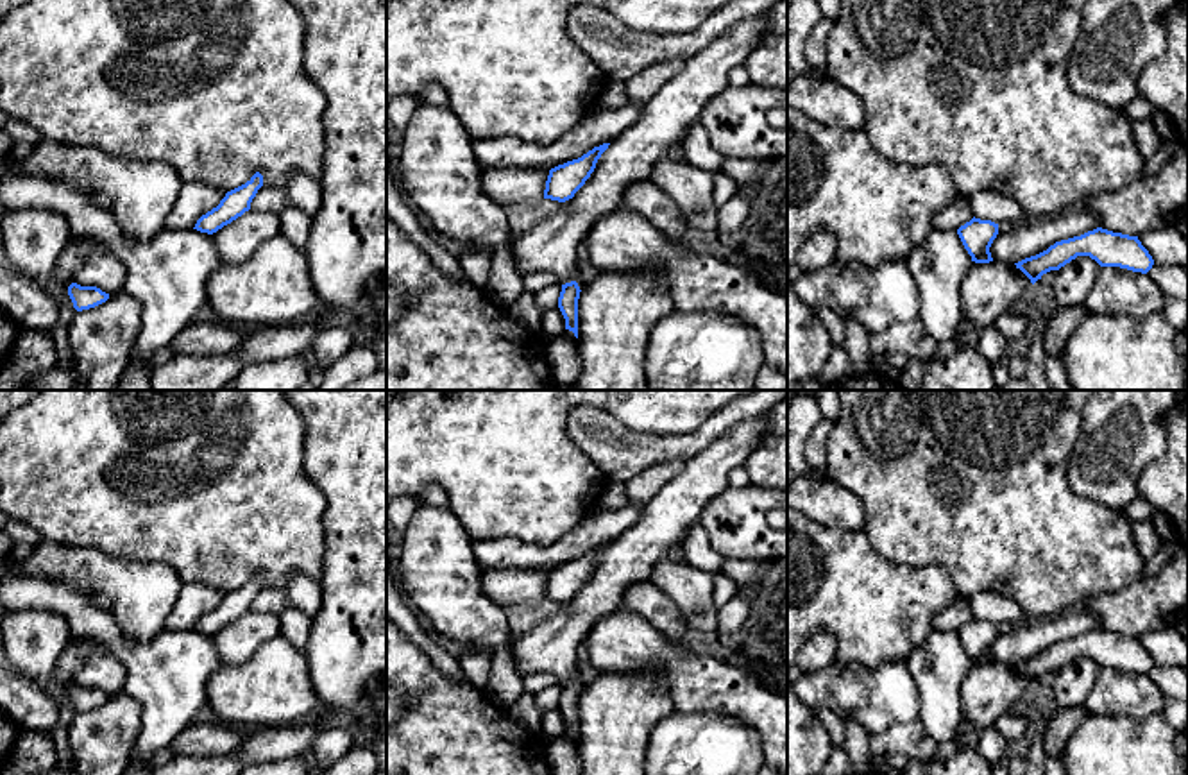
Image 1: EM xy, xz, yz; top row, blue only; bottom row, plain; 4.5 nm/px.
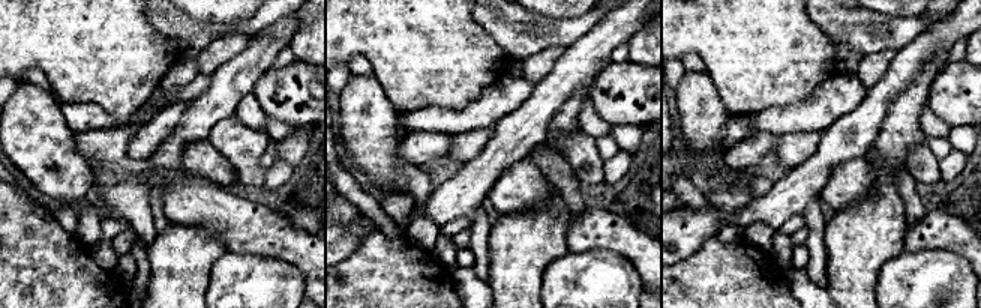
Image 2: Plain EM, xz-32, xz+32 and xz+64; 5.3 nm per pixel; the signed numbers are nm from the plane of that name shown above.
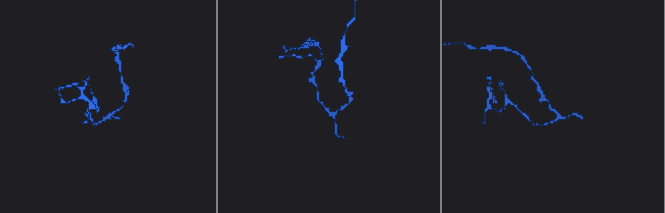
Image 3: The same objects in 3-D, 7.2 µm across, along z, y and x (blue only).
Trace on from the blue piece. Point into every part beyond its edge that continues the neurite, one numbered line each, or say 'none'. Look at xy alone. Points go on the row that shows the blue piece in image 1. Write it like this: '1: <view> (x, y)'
none

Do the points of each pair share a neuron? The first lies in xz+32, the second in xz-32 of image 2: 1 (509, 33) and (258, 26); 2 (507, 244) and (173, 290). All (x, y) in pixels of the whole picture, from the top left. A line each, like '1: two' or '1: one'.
1: one
2: one

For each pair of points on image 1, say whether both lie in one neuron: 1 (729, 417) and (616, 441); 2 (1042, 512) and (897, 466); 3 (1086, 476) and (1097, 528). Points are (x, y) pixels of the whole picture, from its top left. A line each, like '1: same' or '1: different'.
1: same
2: same
3: different

